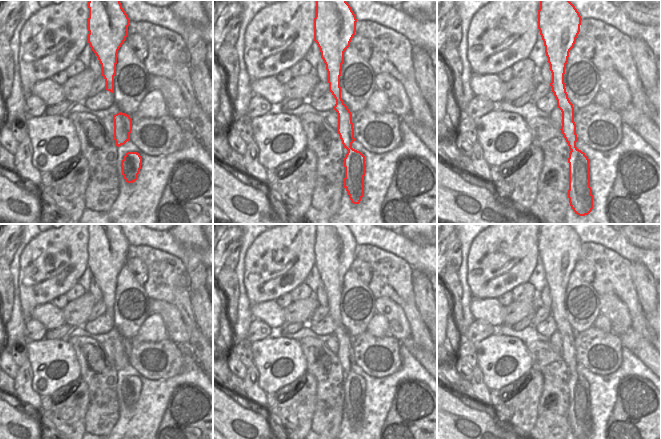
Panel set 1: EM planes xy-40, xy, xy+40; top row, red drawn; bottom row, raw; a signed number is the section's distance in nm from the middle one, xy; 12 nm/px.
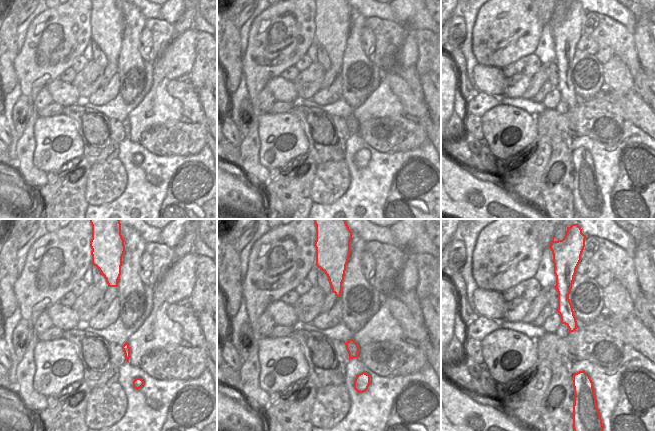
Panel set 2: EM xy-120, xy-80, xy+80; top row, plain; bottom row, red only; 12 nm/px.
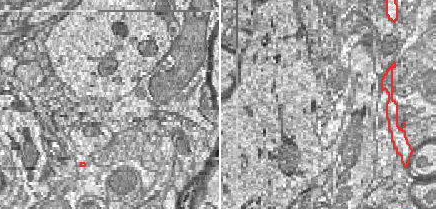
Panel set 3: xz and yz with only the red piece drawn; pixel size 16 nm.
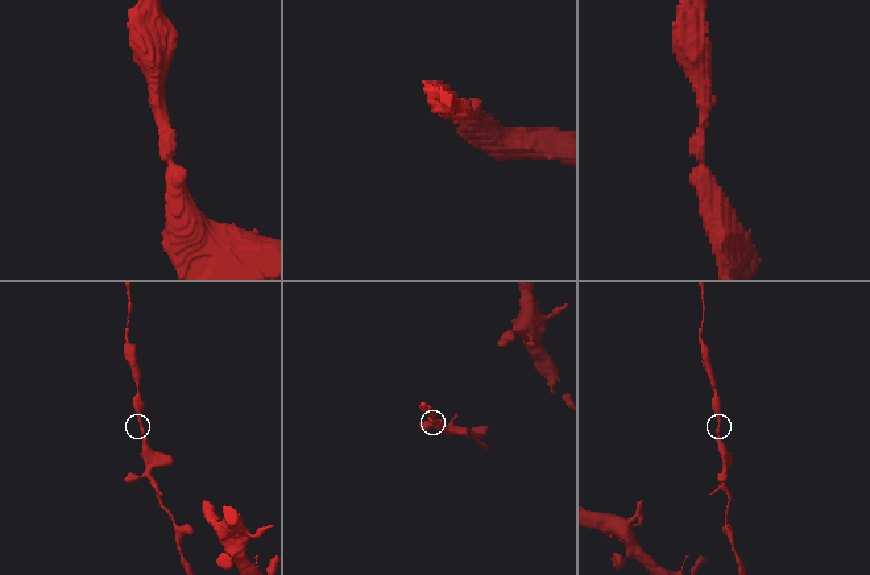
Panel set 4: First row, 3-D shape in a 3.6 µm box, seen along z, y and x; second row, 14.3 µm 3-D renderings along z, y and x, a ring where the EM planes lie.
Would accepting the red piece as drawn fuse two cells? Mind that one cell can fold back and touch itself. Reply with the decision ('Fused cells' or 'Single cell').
Single cell

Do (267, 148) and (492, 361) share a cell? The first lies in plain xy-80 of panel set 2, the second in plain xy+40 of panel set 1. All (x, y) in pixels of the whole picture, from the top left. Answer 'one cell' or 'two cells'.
one cell

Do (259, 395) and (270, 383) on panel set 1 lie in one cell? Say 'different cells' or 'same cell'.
different cells

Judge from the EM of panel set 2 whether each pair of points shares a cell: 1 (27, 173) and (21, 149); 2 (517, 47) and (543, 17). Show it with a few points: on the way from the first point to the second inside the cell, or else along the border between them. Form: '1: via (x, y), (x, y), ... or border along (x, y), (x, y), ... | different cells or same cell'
1: via (25, 167), (25, 155) | same cell
2: border along (530, 10), (542, 26) | different cells

